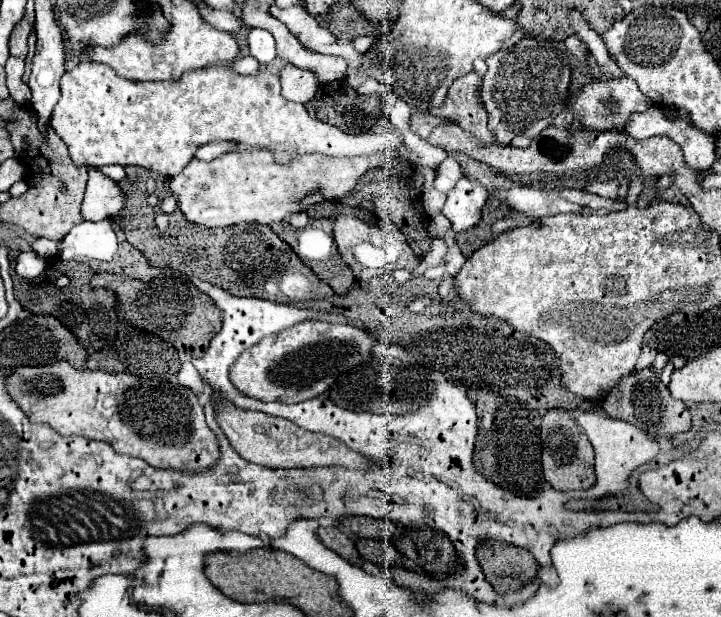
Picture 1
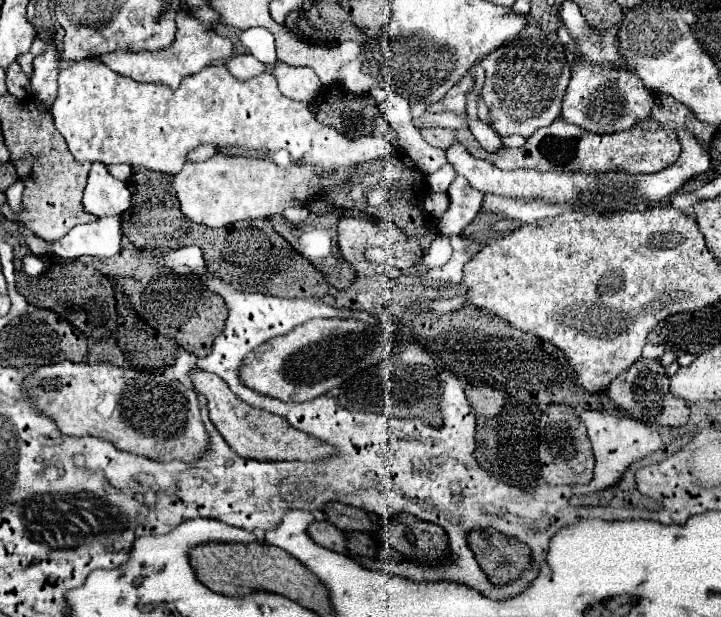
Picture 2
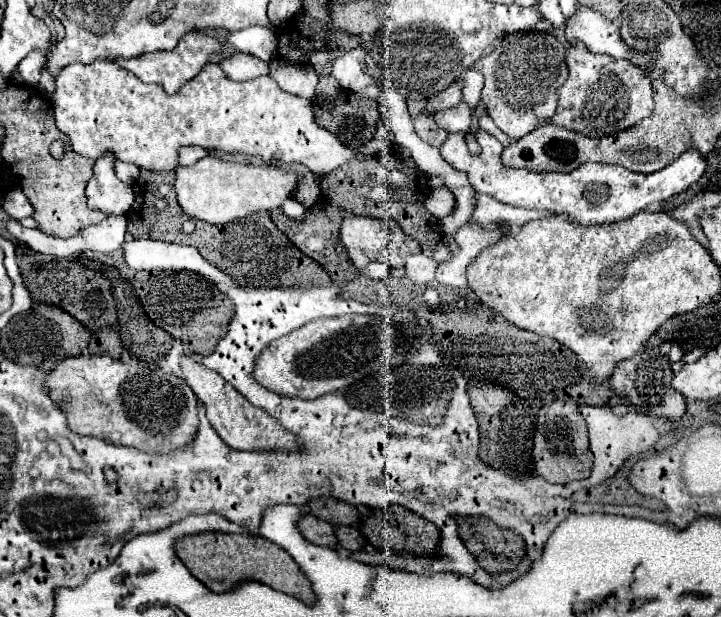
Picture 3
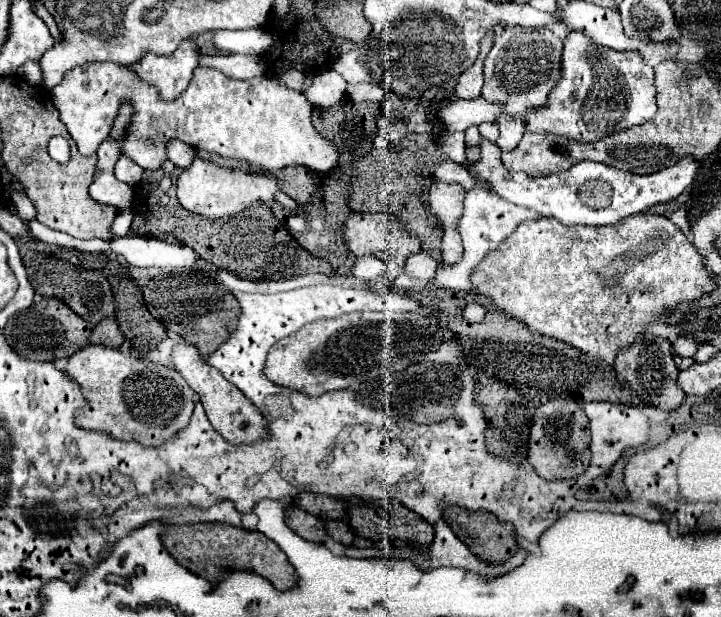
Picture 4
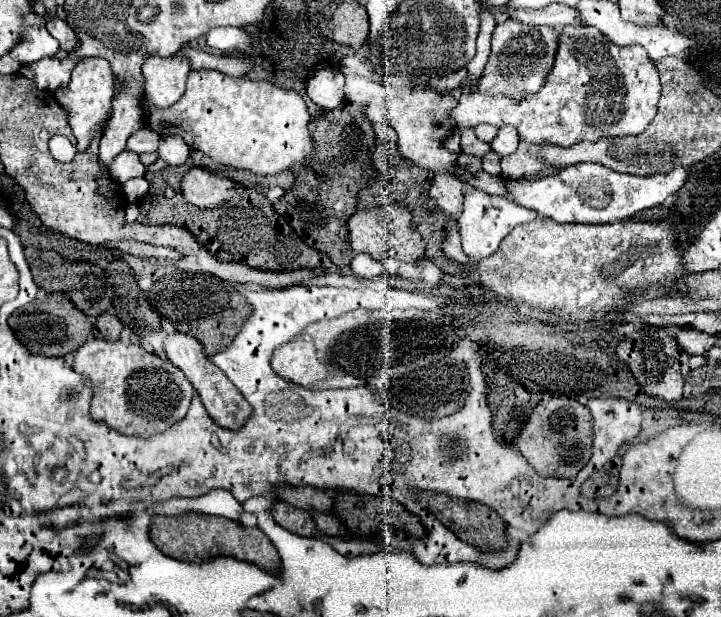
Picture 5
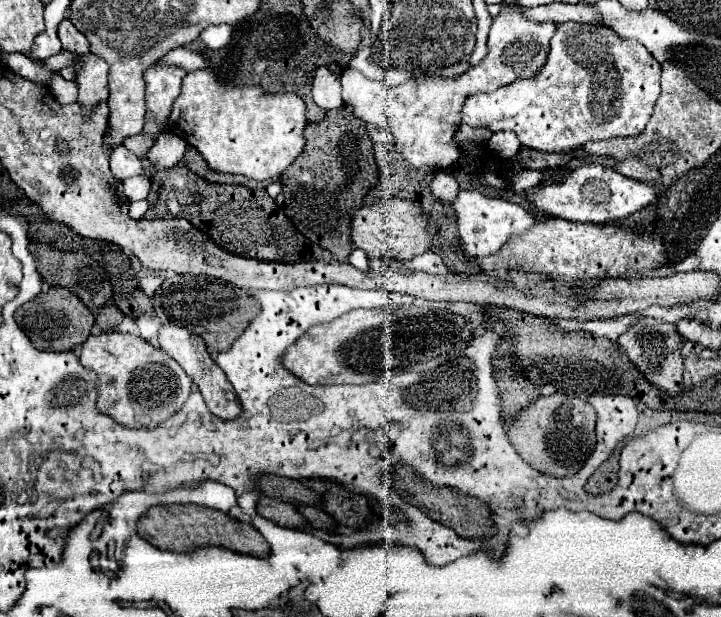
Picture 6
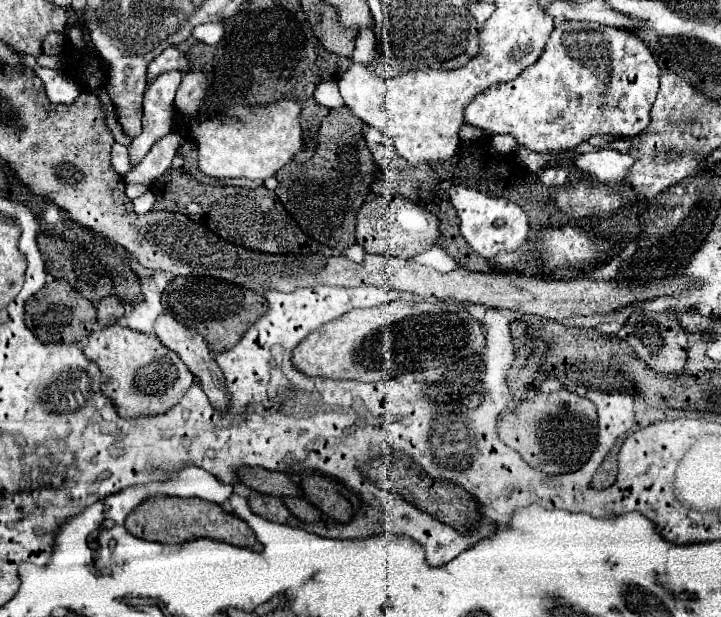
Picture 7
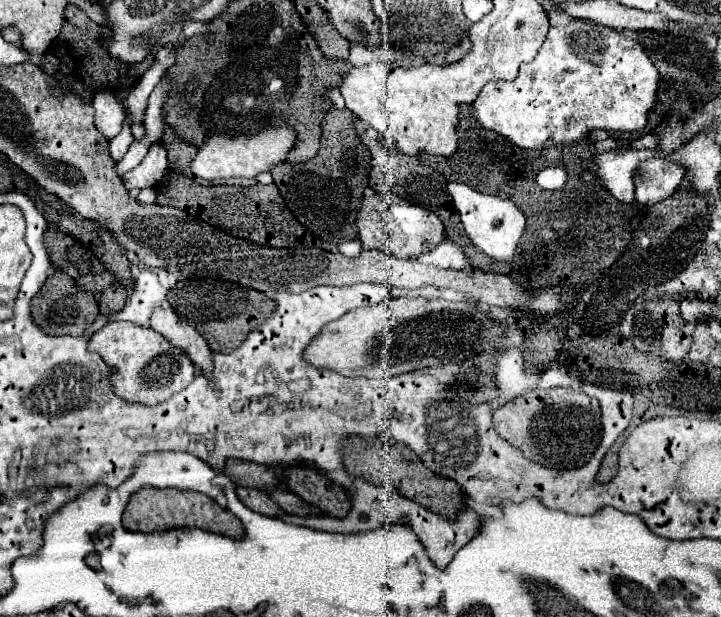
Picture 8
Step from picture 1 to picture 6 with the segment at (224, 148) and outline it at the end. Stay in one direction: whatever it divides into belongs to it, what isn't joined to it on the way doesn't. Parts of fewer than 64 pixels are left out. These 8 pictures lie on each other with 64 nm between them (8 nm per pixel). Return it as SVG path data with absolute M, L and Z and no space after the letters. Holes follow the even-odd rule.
M162 132L156 138L156 144L148 152L148 160L154 164L154 168L152 170L144 170L142 174L146 178L150 178L150 174L156 172L156 170L172 168L172 166L180 164L182 158L184 158L184 152L186 152L186 142L180 136L170 134L170 132Z

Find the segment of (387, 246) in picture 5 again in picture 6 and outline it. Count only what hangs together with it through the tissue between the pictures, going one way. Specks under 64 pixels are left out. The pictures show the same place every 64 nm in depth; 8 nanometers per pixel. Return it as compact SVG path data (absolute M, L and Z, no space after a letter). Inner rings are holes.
M388 198L374 206L362 206L352 218L352 242L354 248L360 248L368 254L368 258L396 258L396 260L412 260L418 254L430 250L432 234L436 228L428 222L422 210L408 200Z

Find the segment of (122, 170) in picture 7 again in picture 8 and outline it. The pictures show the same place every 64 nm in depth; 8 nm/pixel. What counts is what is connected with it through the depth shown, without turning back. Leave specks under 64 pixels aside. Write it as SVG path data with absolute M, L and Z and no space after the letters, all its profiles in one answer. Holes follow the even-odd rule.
M124 124L122 132L120 132L116 138L110 140L110 156L114 158L114 162L120 162L122 156L126 154L126 150L128 150L128 146L132 144L134 138L132 138L130 134L132 134L132 132L130 132L130 126Z

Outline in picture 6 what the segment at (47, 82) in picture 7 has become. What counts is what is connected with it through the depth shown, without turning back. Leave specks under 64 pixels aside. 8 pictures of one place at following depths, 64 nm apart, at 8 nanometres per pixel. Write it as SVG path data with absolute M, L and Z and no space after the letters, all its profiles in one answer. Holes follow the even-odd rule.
M54 74L48 89L58 103L62 105L76 103L78 87L74 80L67 81L60 75Z

